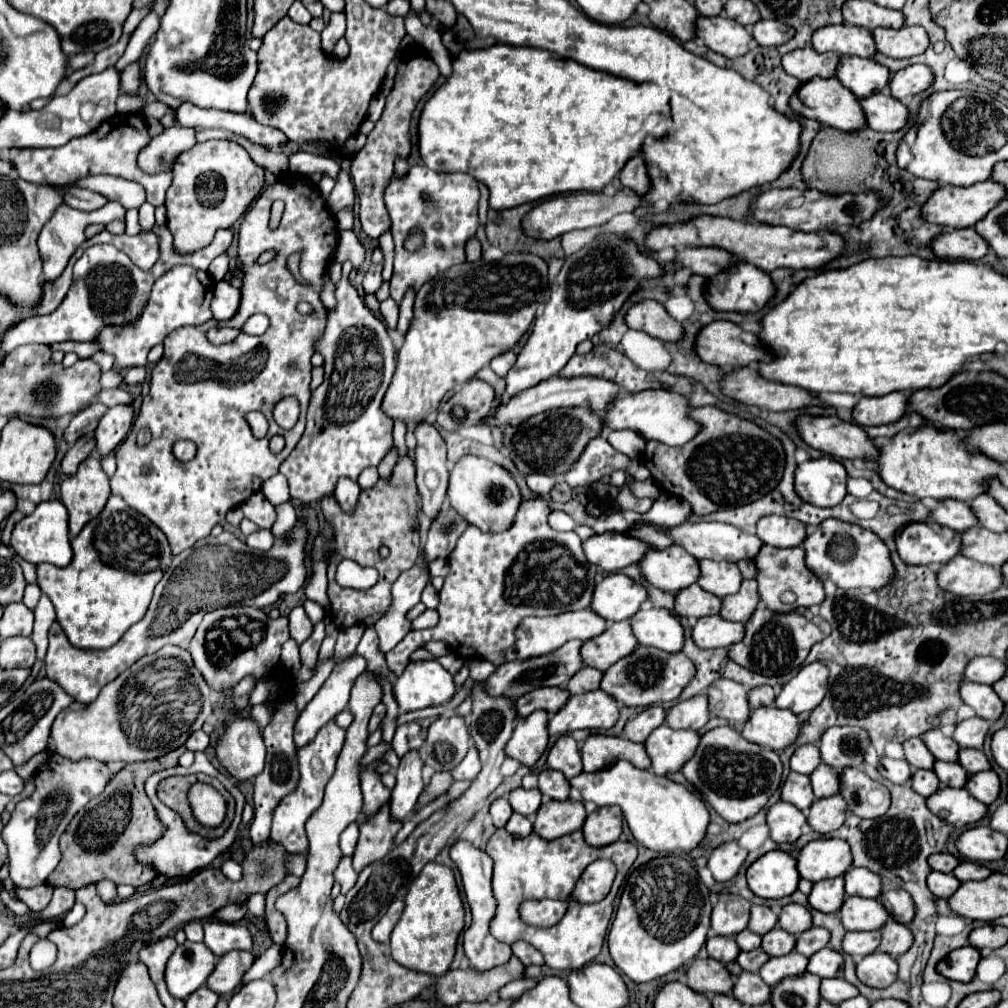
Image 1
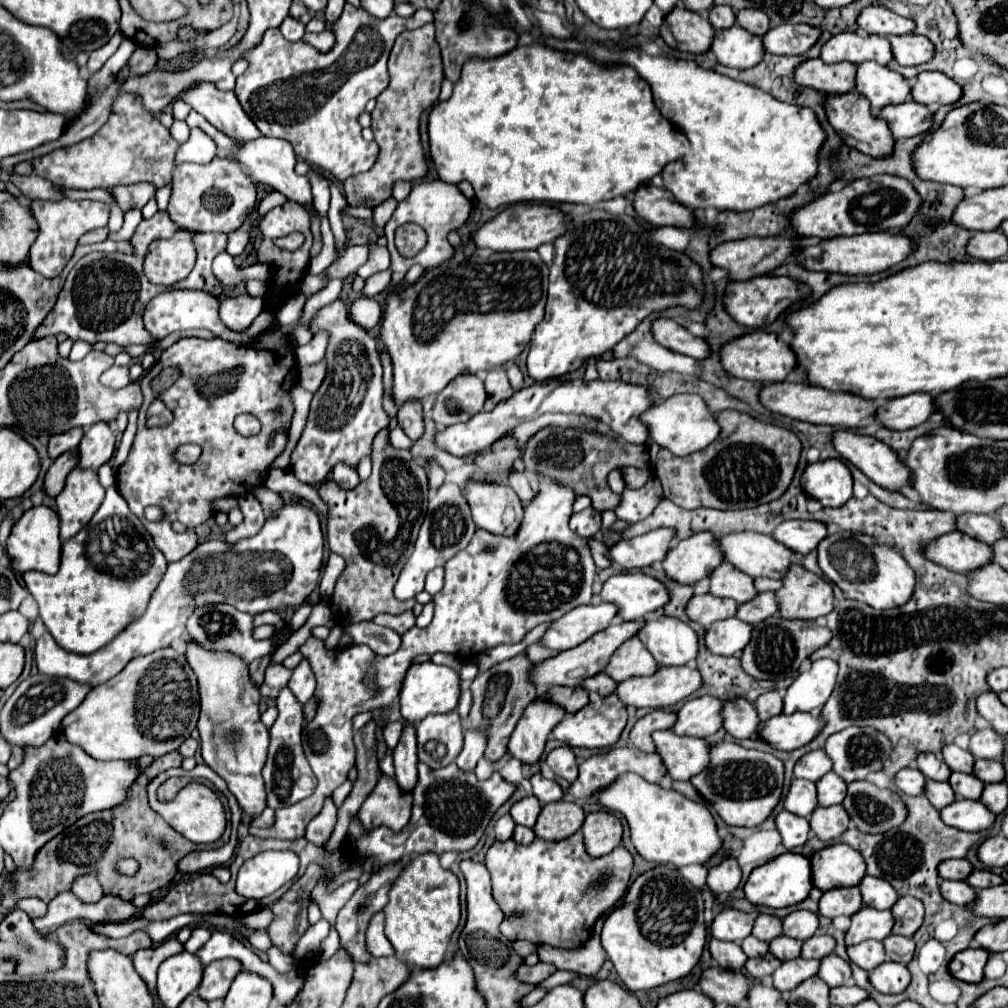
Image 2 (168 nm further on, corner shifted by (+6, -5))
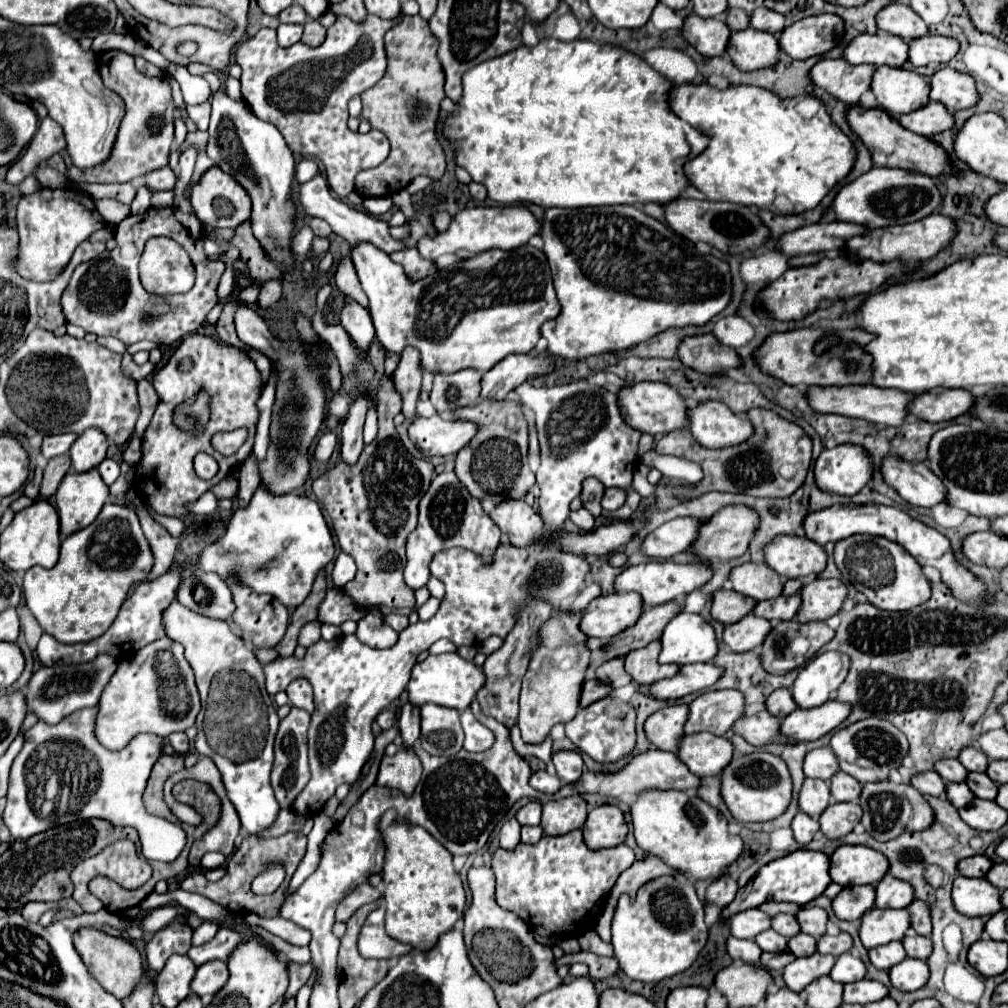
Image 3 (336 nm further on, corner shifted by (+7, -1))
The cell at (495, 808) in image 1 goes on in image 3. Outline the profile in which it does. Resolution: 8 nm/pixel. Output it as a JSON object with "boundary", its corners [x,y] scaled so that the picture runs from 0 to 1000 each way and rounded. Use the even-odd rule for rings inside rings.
{"boundary":[[[511,812],[503,813],[495,823],[495,837],[499,841],[511,841],[515,837],[515,823],[517,823],[517,817]]]}

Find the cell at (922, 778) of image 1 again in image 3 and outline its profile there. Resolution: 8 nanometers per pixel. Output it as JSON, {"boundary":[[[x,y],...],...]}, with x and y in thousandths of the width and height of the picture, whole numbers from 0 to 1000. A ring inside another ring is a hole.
{"boundary":[[[943,776],[939,778],[939,794],[947,802],[955,802],[965,794],[965,786],[957,780],[957,776]]]}

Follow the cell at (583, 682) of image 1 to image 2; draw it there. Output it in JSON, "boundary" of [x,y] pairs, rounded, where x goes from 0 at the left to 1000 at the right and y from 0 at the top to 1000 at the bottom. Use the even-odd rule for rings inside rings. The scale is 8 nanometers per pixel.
{"boundary":[[[595,667],[595,669],[579,675],[579,683],[585,688],[593,688],[593,690],[605,690],[605,688],[609,688],[611,687],[611,681],[613,679],[601,667]]]}

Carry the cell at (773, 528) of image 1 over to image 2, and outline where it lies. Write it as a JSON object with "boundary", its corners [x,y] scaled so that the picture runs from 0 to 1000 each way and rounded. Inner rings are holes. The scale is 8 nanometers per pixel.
{"boundary":[[[782,516],[768,526],[768,534],[780,538],[780,542],[792,550],[806,548],[819,532],[821,522],[813,516]]]}

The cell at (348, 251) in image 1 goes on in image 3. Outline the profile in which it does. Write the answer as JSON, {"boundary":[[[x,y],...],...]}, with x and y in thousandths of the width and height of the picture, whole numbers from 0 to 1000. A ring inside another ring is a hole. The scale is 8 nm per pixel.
{"boundary":[[[366,195],[360,199],[361,207],[371,213],[377,214],[386,209],[390,204],[388,195]]]}

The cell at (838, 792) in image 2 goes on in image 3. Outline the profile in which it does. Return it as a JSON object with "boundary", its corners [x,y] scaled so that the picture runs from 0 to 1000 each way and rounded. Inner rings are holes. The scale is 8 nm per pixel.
{"boundary":[[[834,764],[822,774],[822,782],[828,796],[848,796],[854,788],[854,778]]]}

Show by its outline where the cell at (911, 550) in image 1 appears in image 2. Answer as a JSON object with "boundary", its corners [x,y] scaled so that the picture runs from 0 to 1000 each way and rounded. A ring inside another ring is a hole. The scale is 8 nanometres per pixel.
{"boundary":[[[950,526],[925,538],[925,542],[921,542],[919,550],[925,558],[935,558],[935,562],[940,562],[954,569],[966,567],[966,565],[982,560],[986,554],[982,540],[976,540]]]}

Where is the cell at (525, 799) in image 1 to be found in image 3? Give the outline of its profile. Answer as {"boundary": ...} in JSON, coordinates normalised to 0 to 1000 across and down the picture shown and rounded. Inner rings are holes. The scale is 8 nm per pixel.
{"boundary":[[[527,794],[525,798],[521,798],[515,806],[513,806],[513,813],[517,819],[525,817],[525,819],[533,819],[537,813],[537,798],[533,794]]]}

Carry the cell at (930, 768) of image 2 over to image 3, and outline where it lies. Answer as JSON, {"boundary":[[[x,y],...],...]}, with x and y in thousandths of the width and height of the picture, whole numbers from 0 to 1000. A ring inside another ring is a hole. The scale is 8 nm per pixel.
{"boundary":[[[938,752],[928,756],[926,764],[932,766],[938,776],[955,776],[959,770],[959,764],[947,752]]]}

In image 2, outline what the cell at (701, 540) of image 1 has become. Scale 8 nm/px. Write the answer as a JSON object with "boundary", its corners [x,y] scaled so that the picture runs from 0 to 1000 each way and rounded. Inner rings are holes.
{"boundary":[[[752,528],[720,530],[714,534],[714,544],[722,558],[748,573],[760,571],[776,575],[786,560],[788,546],[770,538],[766,532]]]}

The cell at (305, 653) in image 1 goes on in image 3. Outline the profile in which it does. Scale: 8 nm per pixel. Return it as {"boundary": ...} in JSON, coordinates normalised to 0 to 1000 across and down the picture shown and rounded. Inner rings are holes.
{"boundary":[[[291,675],[287,681],[285,681],[285,690],[287,690],[287,696],[295,702],[301,702],[305,706],[311,706],[311,685],[309,685],[309,679],[305,675]]]}

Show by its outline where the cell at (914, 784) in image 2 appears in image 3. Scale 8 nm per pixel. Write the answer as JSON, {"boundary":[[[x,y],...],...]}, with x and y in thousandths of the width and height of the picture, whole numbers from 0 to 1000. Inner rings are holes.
{"boundary":[[[926,764],[922,766],[912,766],[904,772],[904,780],[908,784],[912,784],[914,788],[924,788],[924,790],[934,790],[938,788],[938,776],[934,774],[934,770]]]}

